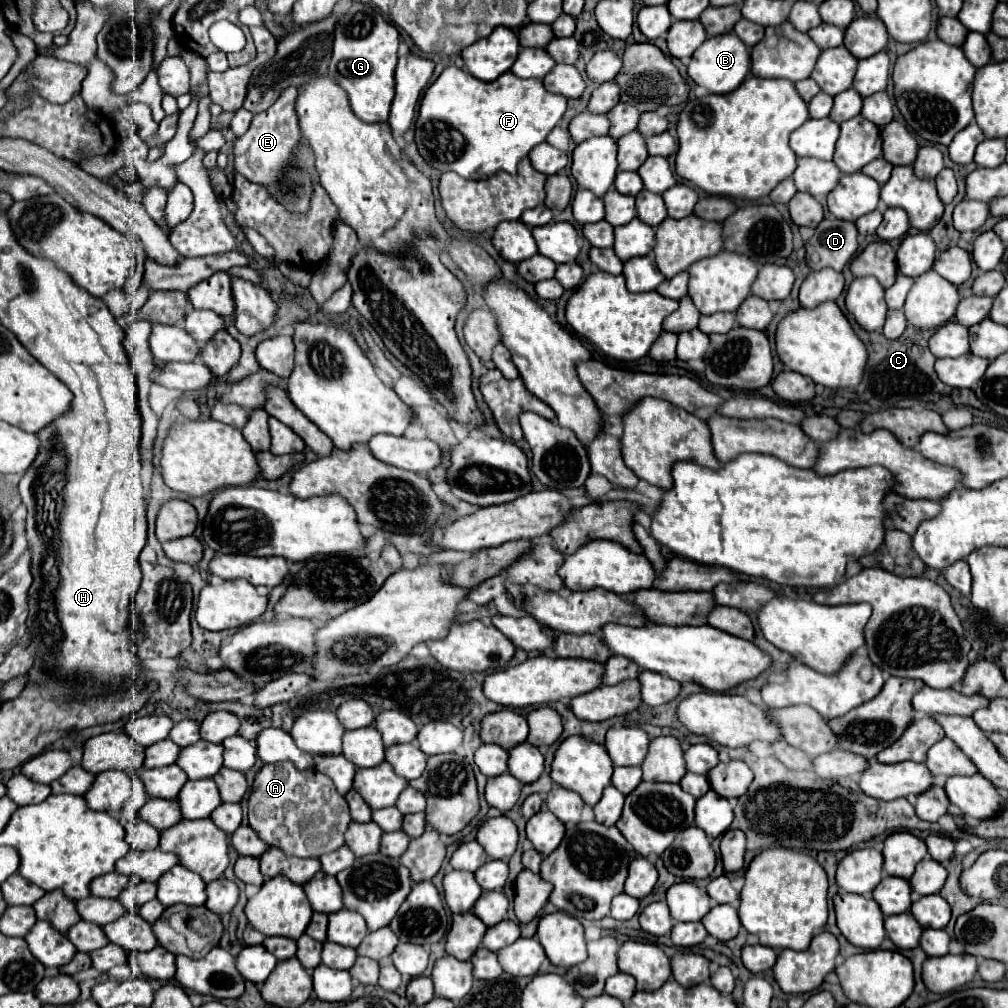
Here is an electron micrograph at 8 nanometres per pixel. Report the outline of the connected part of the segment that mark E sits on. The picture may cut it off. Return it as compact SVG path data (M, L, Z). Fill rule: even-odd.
M290 86L282 92L282 96L264 112L256 114L250 128L244 136L236 138L234 142L234 168L236 172L246 176L246 168L252 174L254 182L264 184L270 194L280 200L288 210L292 212L306 212L310 206L312 196L312 182L310 176L302 170L292 170L290 158L294 148L300 142L300 128L298 128L298 116L296 116L296 96L298 90ZM250 162L250 166L248 166Z

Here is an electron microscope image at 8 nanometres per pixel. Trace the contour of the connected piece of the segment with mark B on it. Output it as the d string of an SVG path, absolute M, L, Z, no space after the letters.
M734 32L708 38L696 50L696 54L692 54L692 60L688 64L688 76L698 86L704 86L708 92L716 92L716 94L728 94L736 90L736 86L740 86L740 82L748 76L748 72L750 72L750 52L744 46L744 42L736 38Z

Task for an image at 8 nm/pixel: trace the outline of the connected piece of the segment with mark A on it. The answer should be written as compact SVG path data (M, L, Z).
M292 762L266 764L256 774L250 790L250 798L248 798L248 820L250 820L250 826L256 830L256 834L268 846L280 848L286 856L298 856L298 858L320 858L322 854L334 852L344 844L344 832L352 822L348 804L344 796L338 794L332 780L314 768L298 770Z

